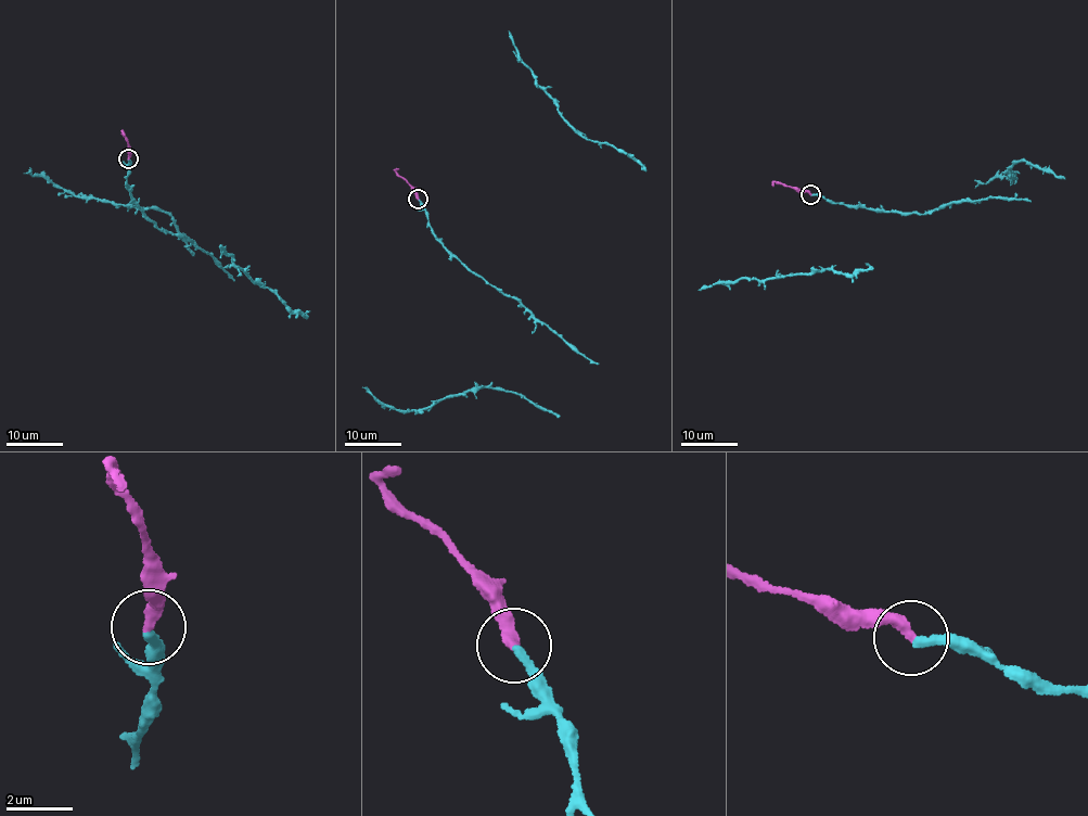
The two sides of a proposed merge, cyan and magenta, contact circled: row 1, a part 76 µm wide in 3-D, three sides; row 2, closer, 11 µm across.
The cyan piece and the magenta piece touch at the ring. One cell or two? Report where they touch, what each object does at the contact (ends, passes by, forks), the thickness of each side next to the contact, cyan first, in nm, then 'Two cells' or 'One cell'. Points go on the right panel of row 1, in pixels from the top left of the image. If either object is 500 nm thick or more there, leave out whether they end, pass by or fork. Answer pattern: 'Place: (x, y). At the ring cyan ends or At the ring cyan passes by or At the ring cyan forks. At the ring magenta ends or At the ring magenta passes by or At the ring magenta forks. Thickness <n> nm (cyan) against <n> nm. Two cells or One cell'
Place: (810, 194). At the ring cyan ends. At the ring magenta ends. Thickness 280 nm (cyan) against 360 nm. One cell

